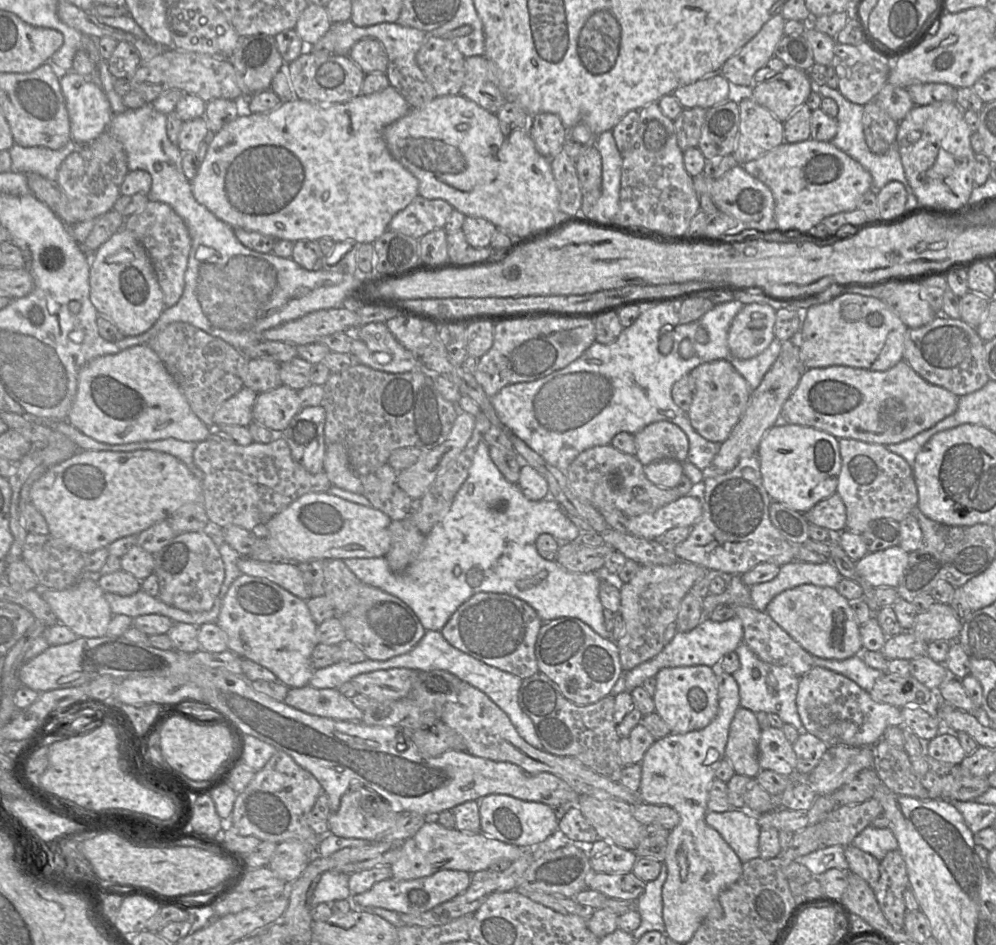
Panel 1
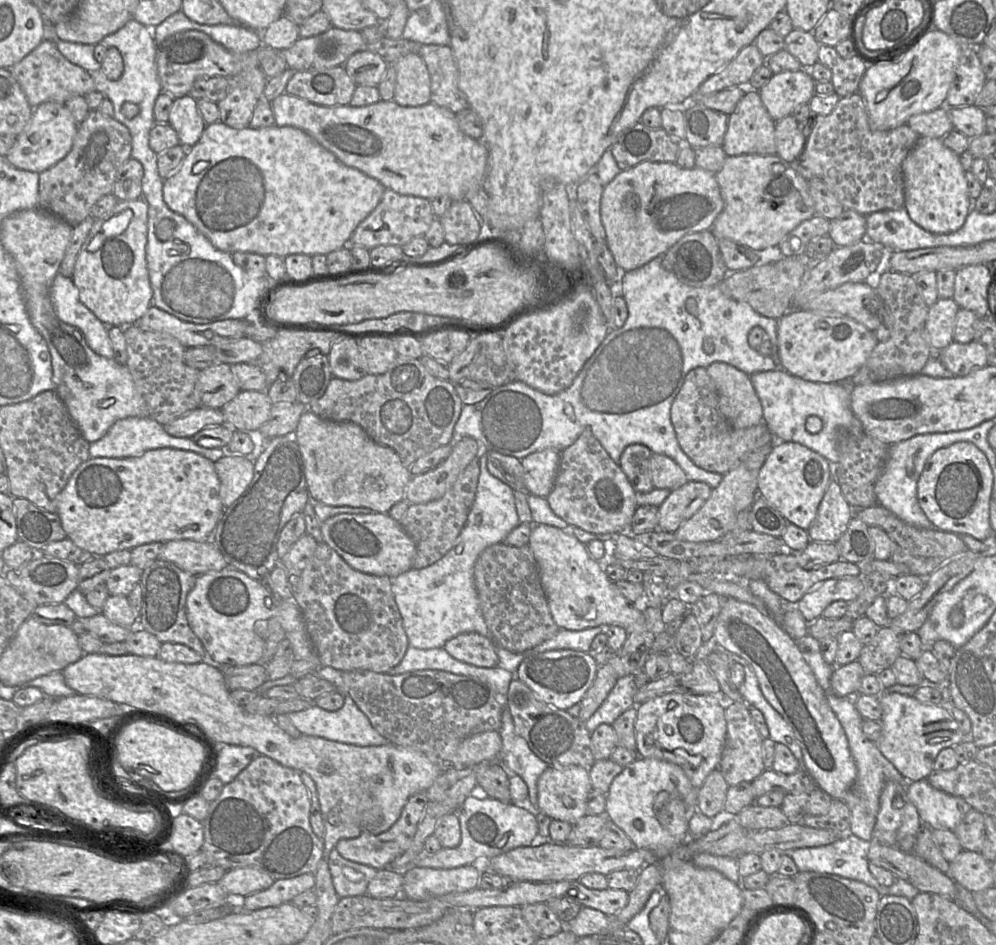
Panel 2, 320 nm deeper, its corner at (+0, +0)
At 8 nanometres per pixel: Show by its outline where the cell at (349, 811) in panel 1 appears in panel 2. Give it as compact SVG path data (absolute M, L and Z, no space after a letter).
M425 791L417 792L408 798L399 819L388 830L377 835L362 832L356 838L341 839L336 843L335 848L347 860L372 866L377 870L389 867L398 856L410 847L427 803L428 799Z

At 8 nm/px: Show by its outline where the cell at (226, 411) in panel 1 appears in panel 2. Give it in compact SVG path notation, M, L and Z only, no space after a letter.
M199 406L168 424L165 431L174 437L192 438L205 427L224 425L225 419L221 409Z

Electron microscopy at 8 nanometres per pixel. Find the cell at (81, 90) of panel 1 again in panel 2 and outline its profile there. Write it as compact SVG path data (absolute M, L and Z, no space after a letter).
M45 102L33 110L24 130L16 136L16 143L5 156L13 167L40 174L62 160L71 150L78 123L65 104Z

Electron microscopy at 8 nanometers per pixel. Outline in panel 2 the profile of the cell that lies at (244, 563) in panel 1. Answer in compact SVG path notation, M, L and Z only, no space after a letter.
M172 540L164 544L158 556L174 563L180 569L199 576L210 571L221 571L228 564L212 541Z

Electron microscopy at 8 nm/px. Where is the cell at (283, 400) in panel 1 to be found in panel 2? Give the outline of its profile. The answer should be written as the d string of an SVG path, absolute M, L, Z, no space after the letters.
M240 391L221 409L225 424L233 430L257 433L268 420L273 403L266 391Z

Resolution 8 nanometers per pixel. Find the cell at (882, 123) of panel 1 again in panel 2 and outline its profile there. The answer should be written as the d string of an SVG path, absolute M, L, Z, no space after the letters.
M856 92L841 97L828 115L817 115L810 110L808 117L798 122L798 126L802 135L802 152L796 160L823 180L844 209L852 209L866 216L882 210L898 210L904 206L902 163L920 137L908 124L885 131L873 130L869 125L865 101L861 94Z

